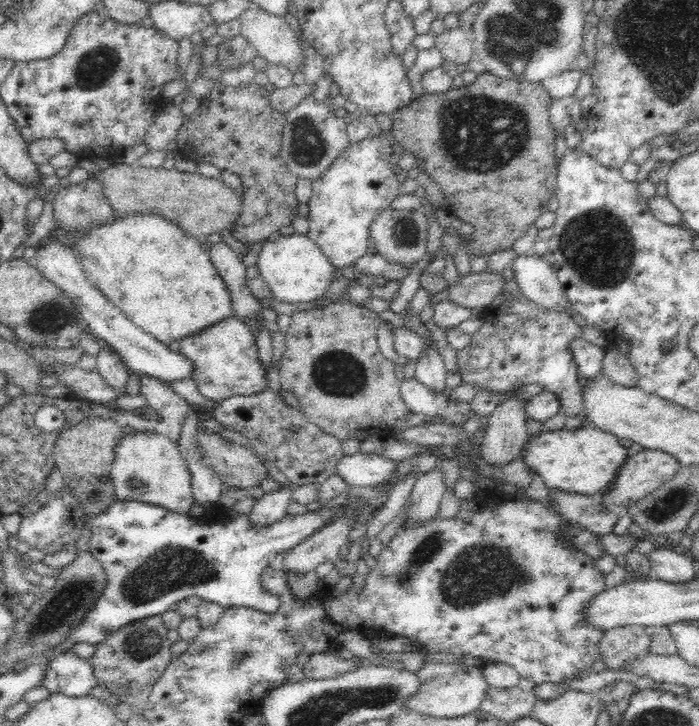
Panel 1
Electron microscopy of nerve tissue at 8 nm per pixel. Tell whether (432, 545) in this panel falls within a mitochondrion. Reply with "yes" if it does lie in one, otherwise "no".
yes

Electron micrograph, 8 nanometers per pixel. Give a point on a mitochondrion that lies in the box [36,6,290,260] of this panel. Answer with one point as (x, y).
(95, 67)

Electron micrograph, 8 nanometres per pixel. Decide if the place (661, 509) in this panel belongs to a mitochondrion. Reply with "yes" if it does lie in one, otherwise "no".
yes

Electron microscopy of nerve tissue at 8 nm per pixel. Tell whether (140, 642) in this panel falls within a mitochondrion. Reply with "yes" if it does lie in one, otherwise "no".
yes

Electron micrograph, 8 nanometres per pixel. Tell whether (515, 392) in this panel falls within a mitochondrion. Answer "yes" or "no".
no

